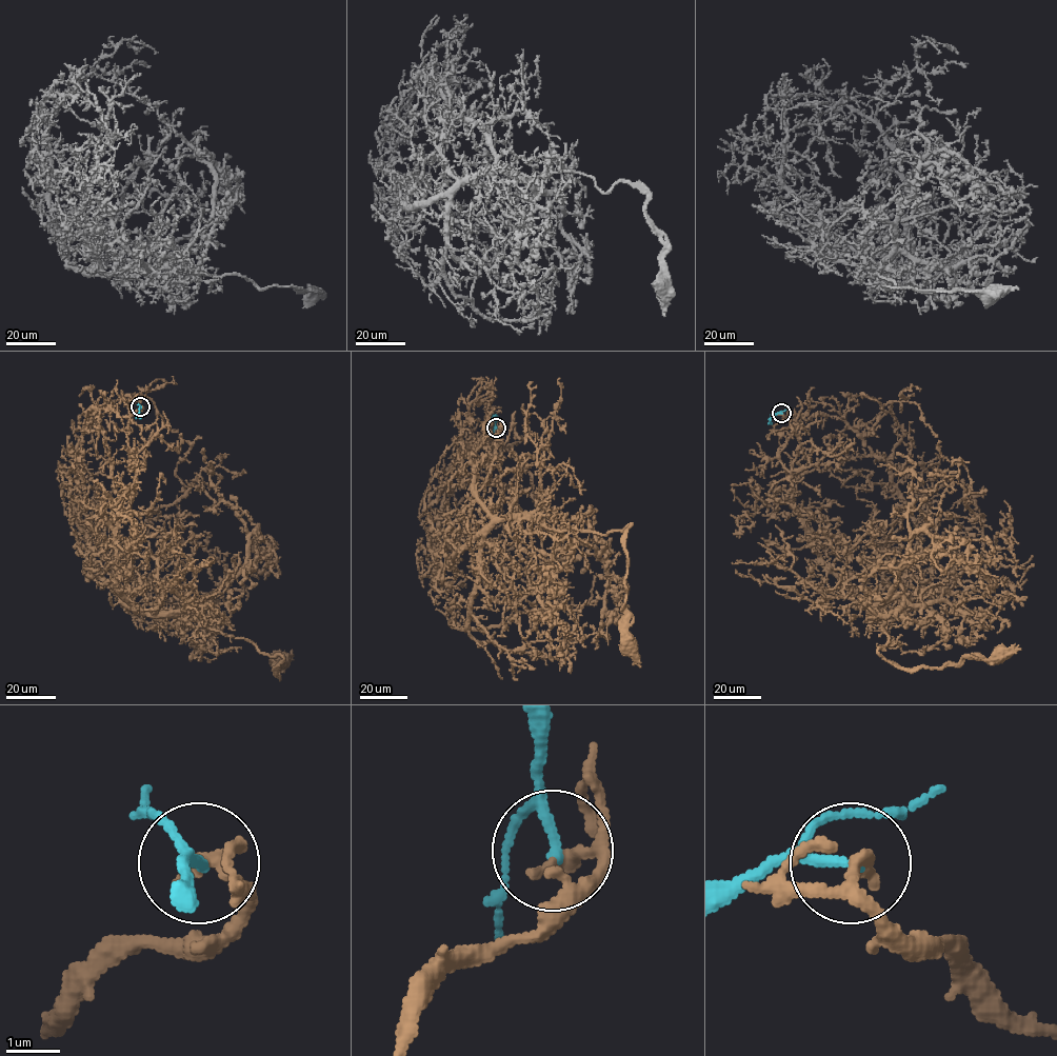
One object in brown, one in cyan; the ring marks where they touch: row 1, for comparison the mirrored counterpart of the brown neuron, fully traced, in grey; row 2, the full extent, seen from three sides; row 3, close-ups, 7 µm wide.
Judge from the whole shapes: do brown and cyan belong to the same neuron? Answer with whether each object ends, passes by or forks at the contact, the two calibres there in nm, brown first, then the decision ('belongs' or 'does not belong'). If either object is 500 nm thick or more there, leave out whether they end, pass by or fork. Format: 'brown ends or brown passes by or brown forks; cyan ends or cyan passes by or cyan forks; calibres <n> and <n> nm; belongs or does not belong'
brown passes by; cyan passes by; calibres 200 and 160 nm; does not belong

